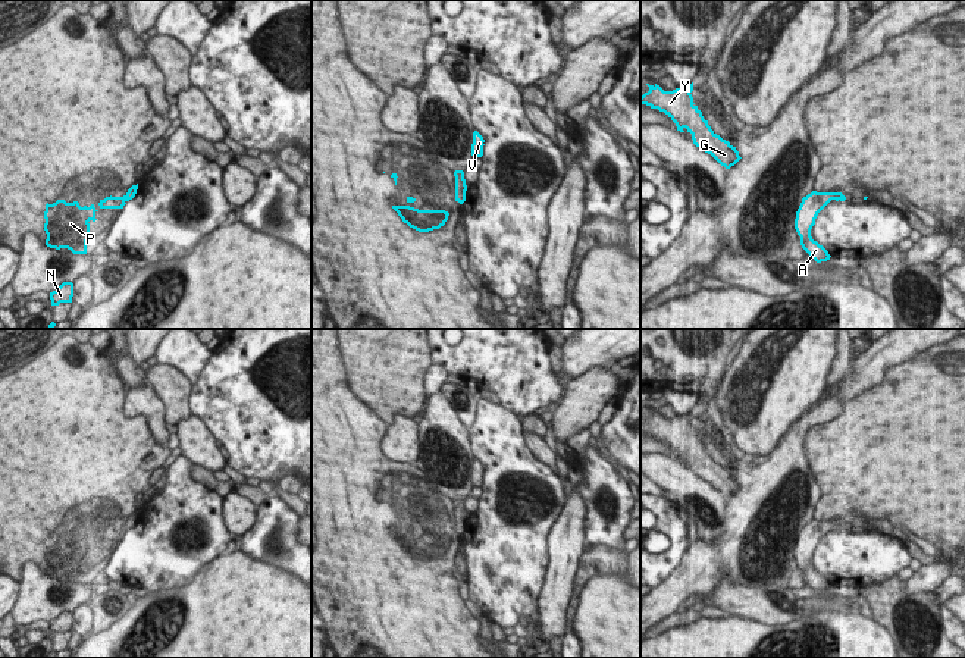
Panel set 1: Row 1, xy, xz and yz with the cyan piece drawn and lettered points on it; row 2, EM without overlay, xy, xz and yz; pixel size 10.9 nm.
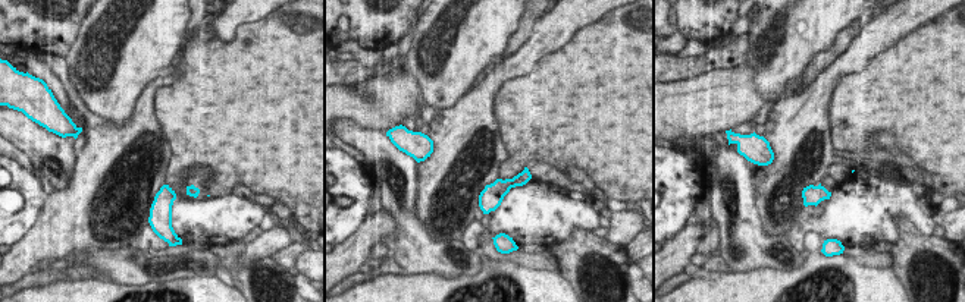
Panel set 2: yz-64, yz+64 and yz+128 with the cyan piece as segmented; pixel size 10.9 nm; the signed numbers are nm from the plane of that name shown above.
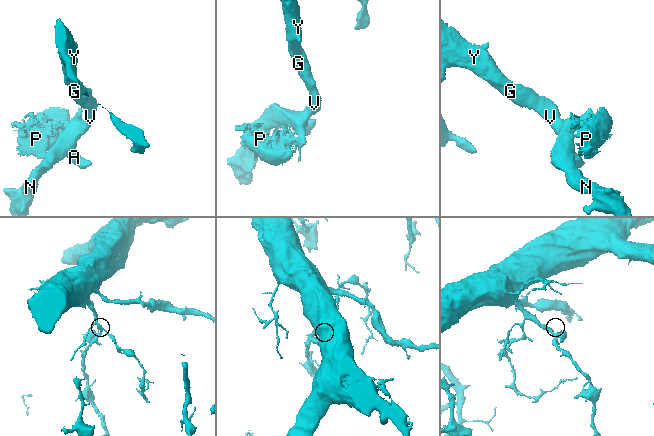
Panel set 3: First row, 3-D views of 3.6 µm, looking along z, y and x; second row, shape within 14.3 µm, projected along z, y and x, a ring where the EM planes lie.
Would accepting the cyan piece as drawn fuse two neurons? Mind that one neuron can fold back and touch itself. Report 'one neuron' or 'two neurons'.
two neurons

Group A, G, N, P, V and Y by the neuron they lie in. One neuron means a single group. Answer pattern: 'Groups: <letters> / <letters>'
Groups: A G N V Y / P.

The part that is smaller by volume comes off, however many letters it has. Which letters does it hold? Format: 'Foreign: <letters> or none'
Foreign: P

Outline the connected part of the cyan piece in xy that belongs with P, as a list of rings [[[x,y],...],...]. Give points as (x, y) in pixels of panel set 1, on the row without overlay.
[[[57,529],[53,533],[47,532],[44,540],[46,574],[56,579],[68,577],[73,583],[87,583],[88,551],[97,549],[97,540],[94,533],[81,536],[78,530]]]

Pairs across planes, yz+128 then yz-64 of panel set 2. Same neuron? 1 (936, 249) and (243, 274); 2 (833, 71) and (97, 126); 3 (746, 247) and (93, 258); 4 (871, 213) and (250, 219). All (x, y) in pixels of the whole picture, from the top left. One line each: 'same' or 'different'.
1: same
2: same
3: same
4: same

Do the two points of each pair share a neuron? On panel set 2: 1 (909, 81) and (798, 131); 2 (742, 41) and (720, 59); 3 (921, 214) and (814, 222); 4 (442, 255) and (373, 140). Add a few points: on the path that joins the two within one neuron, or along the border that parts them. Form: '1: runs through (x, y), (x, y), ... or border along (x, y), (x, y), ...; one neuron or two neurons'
1: border along (837, 82), (829, 109), (832, 147); two neurons
2: runs through (736, 47), (726, 56); one neuron
3: runs through (895, 205), (865, 205), (858, 213), (840, 220); one neuron
4: runs through (411, 230), (406, 223), (407, 179), (403, 170); one neuron

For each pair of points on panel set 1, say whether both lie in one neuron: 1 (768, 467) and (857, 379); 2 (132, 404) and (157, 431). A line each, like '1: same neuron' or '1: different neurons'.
1: same neuron
2: same neuron

